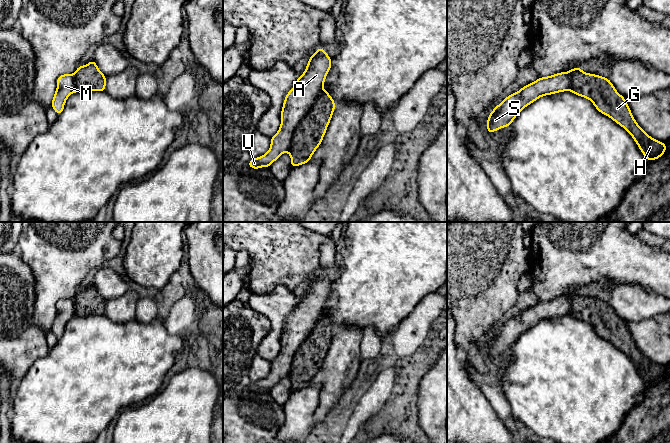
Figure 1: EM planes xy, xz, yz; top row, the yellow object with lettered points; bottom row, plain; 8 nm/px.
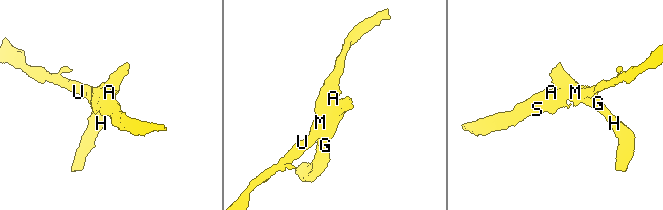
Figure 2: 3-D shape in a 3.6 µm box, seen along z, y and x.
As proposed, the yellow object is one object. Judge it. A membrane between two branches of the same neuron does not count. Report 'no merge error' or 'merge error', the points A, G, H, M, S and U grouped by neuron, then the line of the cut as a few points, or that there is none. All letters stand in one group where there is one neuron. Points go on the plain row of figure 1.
merge error; groups A M S U / G H; cut xz (321, 312), (308, 337), (297, 349), (290, 363), (288, 375)

